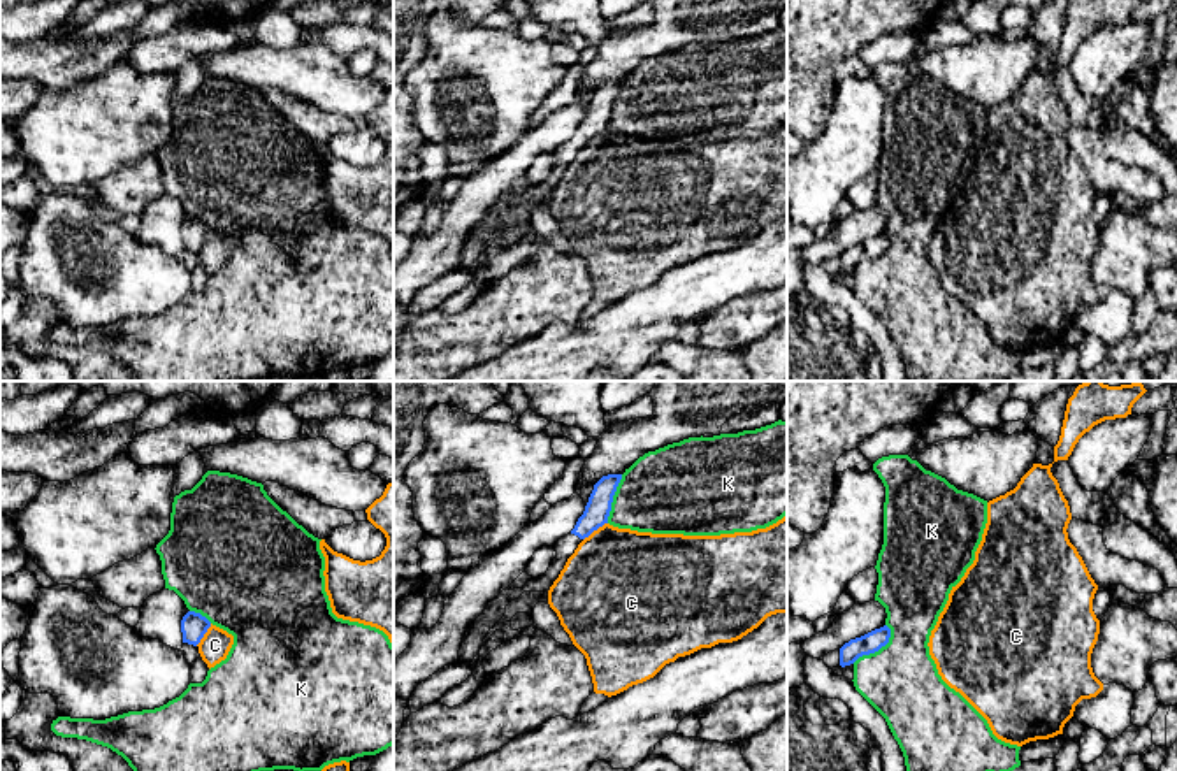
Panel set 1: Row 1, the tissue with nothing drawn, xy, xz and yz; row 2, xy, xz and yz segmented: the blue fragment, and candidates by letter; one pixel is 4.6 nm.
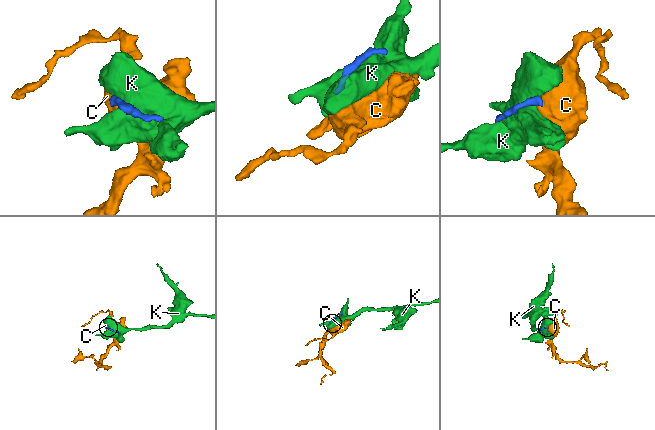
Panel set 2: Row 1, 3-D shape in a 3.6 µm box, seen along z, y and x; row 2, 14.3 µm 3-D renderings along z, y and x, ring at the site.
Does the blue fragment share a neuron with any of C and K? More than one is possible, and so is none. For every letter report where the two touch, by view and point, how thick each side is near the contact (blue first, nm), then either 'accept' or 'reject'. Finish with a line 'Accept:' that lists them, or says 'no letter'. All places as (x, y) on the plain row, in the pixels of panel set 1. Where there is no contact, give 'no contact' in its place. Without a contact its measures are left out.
C: xz (594, 136) | 120/460 nm | reject
K: yz (879, 255) | 90/340 nm | reject
Accept: no letter

